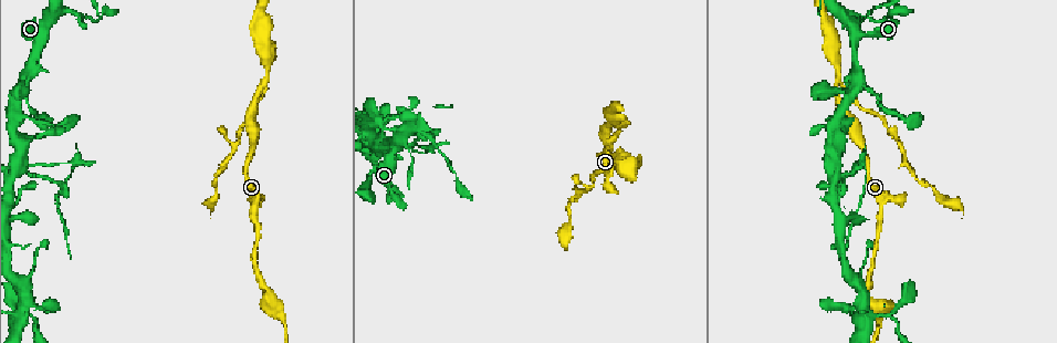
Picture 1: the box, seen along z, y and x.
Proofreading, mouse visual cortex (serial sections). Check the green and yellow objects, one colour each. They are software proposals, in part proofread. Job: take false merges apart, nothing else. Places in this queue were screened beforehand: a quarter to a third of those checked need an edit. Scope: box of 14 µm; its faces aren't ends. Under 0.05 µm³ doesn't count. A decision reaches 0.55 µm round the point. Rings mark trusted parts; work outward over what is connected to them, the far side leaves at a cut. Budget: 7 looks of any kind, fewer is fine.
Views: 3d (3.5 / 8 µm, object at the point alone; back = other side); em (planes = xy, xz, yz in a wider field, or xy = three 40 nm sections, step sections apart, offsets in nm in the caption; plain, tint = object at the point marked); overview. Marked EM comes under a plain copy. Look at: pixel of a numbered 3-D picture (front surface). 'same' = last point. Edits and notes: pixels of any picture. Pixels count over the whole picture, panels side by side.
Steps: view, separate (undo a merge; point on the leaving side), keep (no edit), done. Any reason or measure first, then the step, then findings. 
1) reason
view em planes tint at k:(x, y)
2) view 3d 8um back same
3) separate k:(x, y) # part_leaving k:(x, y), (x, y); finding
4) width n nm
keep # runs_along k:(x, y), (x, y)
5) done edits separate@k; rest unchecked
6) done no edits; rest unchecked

sudden change in width
view em xy step 5 tint at 1:(428, 136)

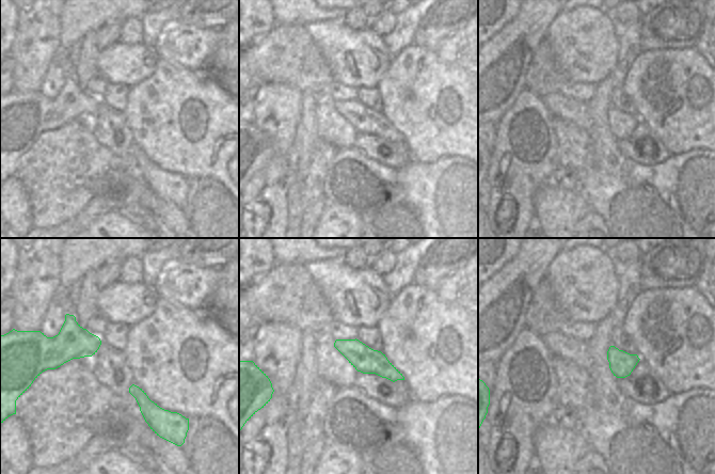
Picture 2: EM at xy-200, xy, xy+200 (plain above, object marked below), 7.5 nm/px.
wider look
view 3d 3.5um same

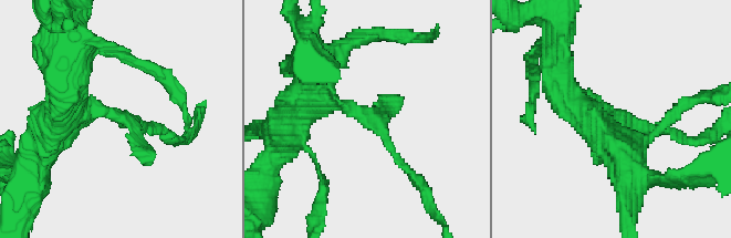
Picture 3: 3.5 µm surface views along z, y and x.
separate 3:(142, 144) # border 2:(343, 340), (338, 348), (346, 357); two cells meet here

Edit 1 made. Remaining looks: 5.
four arms meet
view em xy step 1 tint at 1:(856, 82)

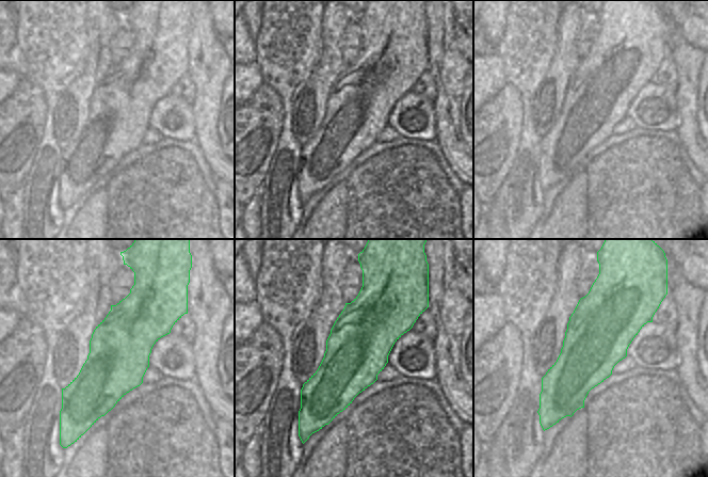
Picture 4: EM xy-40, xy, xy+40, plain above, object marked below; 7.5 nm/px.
wider look
view 3d 3.5um same

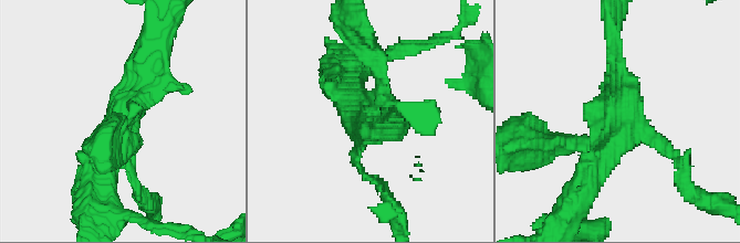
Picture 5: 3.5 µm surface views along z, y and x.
keep # continuous, no second cell

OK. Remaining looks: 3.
four or more arms meet
view 3d 3.5um at 1:(14, 173)

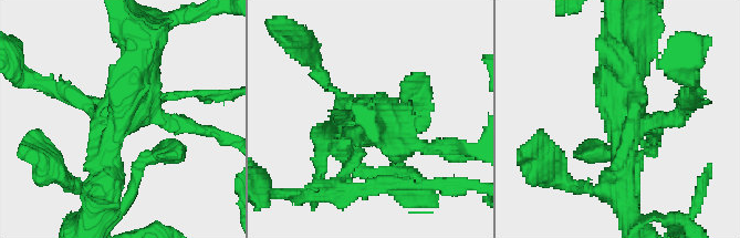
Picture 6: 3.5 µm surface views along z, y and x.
arms 4; arm_widths 150, 150, 300, 450 nm
view em xy step 2 tint at 6:(622, 120)

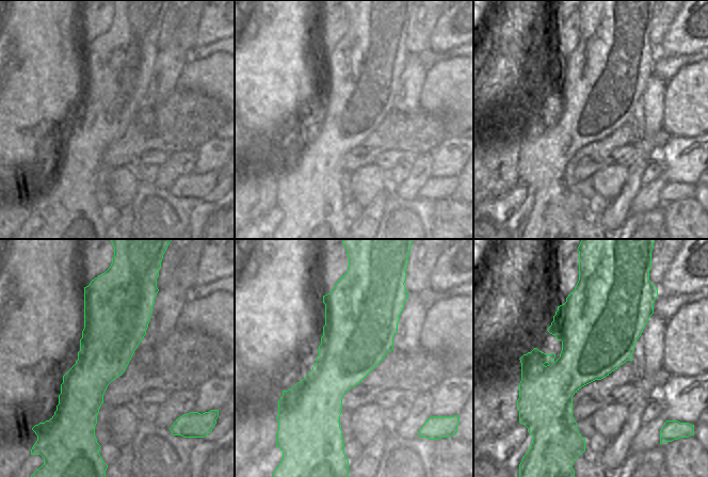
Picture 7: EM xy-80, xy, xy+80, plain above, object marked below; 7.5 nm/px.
separate 6:(337, 188) # part_leaving 6:(354, 158), (344, 193), (405, 187); two cells meet here

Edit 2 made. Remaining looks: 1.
done edits separate@3, separate@6; rest unchecked

